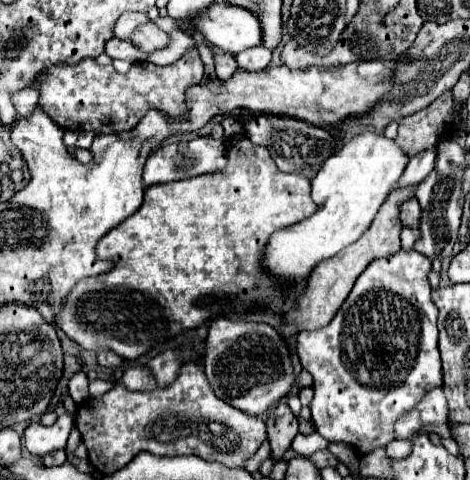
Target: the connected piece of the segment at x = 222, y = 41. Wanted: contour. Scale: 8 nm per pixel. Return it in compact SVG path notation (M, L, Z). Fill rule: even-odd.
M223 1L211 3L201 11L199 19L189 19L189 25L199 31L211 45L237 55L261 43L261 25L253 13Z

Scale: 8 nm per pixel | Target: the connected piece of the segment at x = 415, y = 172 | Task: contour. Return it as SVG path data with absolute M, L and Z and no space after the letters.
M435 149L417 153L409 161L409 165L405 167L405 175L401 175L401 181L397 183L397 187L393 187L393 189L401 189L401 187L407 187L407 185L421 183L433 171L433 163L435 163Z

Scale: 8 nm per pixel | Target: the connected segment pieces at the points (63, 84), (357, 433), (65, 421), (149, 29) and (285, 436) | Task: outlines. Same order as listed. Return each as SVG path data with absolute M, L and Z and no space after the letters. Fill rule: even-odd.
M189 49L179 61L171 63L171 65L153 65L149 61L139 61L133 63L131 69L127 73L117 73L113 69L113 65L99 65L95 59L83 59L79 65L75 67L61 67L61 65L53 65L47 67L45 71L41 71L41 75L37 75L37 79L33 81L33 85L39 89L39 105L41 109L61 127L61 129L75 129L75 131L93 131L95 135L101 133L109 133L109 129L113 133L121 133L121 131L129 131L133 129L139 119L151 109L161 109L165 113L169 113L171 117L183 117L185 115L185 91L191 85L197 85L203 79L203 61L197 53L197 49Z
M399 249L389 257L375 259L357 277L349 297L329 325L315 331L299 333L297 355L303 369L307 369L313 377L315 395L309 405L313 413L311 419L315 429L327 441L341 441L353 445L353 449L361 457L365 457L377 447L387 447L395 439L395 421L405 415L405 411L417 407L425 391L431 391L433 387L437 387L437 383L443 383L441 359L437 349L437 307L431 301L431 285L427 281L429 271L431 259L415 249ZM379 371L385 381L379 383L377 389L373 375L377 375Z
M61 415L51 427L31 423L23 433L23 445L35 457L47 455L55 449L65 449L71 429L73 429L71 415Z
M151 21L149 23L143 23L139 25L133 35L131 35L131 43L141 49L141 51L155 51L155 49L163 49L169 45L169 37L165 31L161 31L157 25L153 25Z
M277 403L267 417L267 437L271 445L271 457L275 461L283 457L297 433L297 417L291 413L287 403Z

